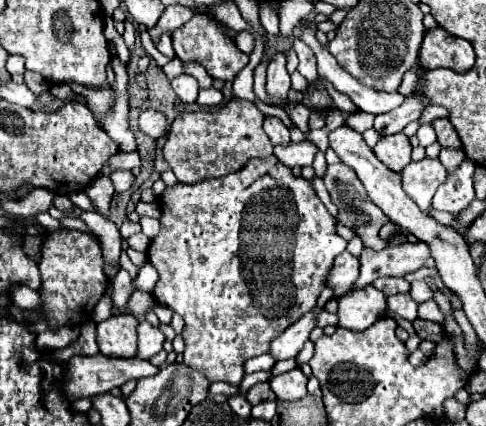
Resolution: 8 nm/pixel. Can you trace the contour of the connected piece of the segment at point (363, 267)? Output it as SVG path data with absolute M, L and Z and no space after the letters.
M404 242L400 246L386 248L382 252L364 248L360 254L360 276L356 278L350 290L362 290L380 276L402 278L410 272L416 272L418 268L422 268L428 256L430 256L430 248L424 242L418 244Z

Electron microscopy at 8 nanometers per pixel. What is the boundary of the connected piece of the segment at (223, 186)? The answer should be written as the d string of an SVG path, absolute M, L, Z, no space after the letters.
M268 156L266 160L254 158L252 162L248 162L244 166L244 170L240 170L236 174L228 174L224 178L210 178L210 180L202 180L192 186L176 184L172 188L166 188L164 196L160 198L160 208L162 208L162 216L160 216L162 228L160 228L160 234L150 242L150 248L148 248L148 262L160 274L160 280L152 294L156 296L156 300L162 306L168 306L170 310L178 312L186 322L184 330L182 330L182 336L186 342L184 364L204 372L210 382L222 380L228 384L240 384L244 378L244 362L254 356L266 354L272 338L276 338L290 324L294 324L298 318L302 318L302 314L310 312L316 306L316 300L326 286L326 278L330 274L334 258L346 250L348 242L336 234L336 220L330 216L326 206L316 196L312 182L308 182L304 178L296 178L290 168L286 168L284 164L280 164L276 160L276 156Z

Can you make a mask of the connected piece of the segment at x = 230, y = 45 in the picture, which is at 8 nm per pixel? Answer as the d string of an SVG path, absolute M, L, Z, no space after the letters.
M194 14L184 26L180 26L172 32L172 44L174 44L174 52L180 60L184 60L184 62L194 60L194 62L202 64L212 78L218 78L222 82L232 82L236 78L236 74L248 64L248 56L236 48L236 44L220 30L220 26L200 14Z

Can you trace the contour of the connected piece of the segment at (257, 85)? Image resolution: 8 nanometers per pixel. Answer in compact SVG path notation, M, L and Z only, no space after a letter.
M264 60L262 64L258 64L258 68L254 70L254 94L268 106L272 106L272 102L268 102L268 92L264 90L264 82L266 82L266 64L268 60Z

